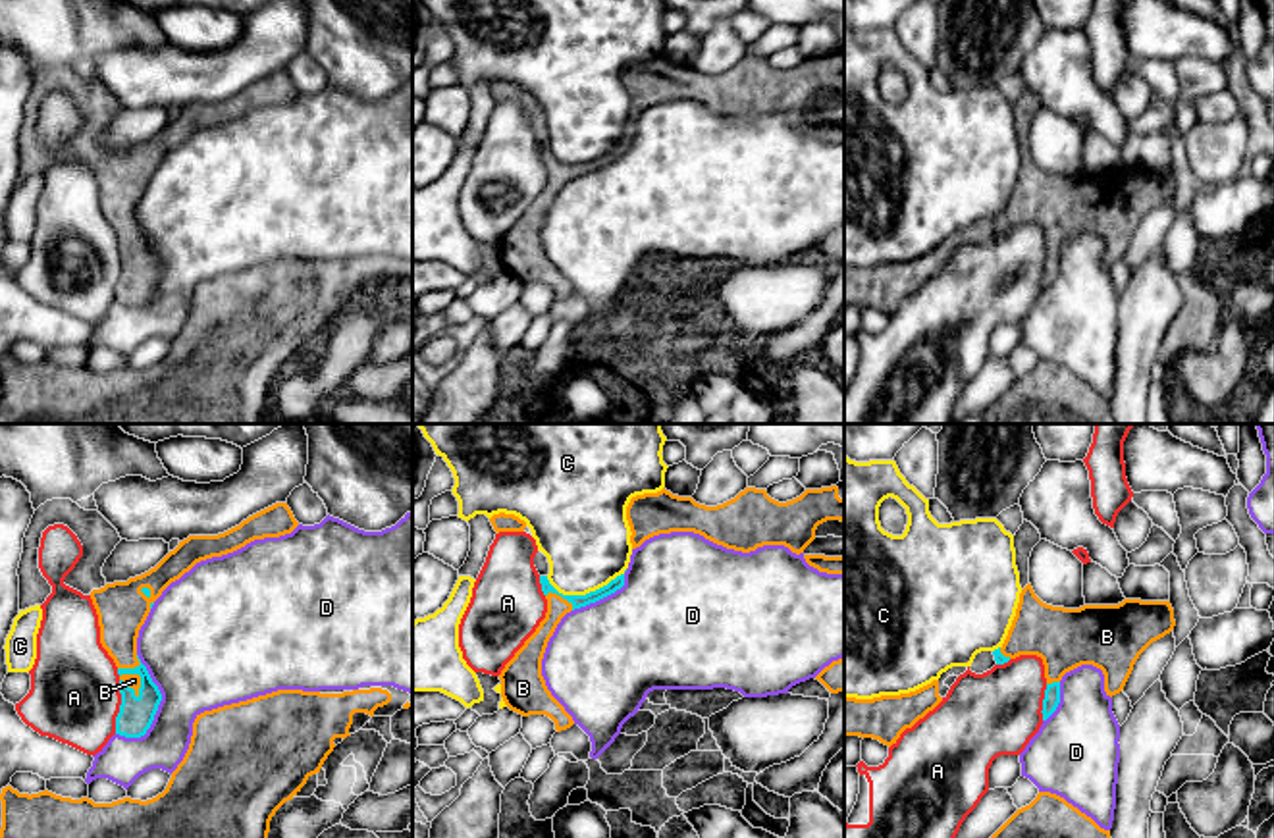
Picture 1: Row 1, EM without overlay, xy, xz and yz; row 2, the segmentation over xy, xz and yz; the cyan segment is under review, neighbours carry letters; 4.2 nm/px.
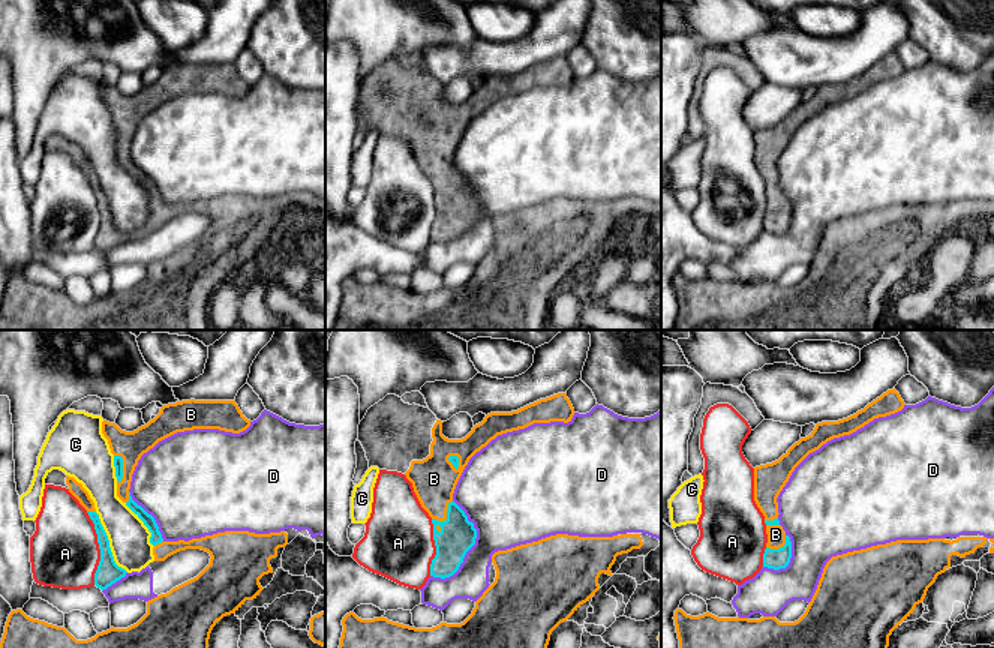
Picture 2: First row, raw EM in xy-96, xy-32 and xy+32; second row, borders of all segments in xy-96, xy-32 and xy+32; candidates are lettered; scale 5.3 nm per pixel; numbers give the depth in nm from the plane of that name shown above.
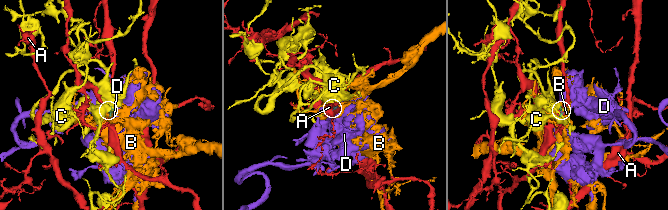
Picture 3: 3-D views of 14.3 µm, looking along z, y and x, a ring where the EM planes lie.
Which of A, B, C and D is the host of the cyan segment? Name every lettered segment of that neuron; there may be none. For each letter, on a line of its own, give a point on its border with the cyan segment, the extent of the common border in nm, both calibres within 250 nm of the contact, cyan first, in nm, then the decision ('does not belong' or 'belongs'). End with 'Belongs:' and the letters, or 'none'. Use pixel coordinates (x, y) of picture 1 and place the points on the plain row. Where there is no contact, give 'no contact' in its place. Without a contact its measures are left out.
A: xy (120, 276) | 220 nm | 150/380 nm | does not belong
B: xy (128, 255) | 130 nm | 150/60 nm | belongs
C: xz (586, 162) | 340 nm | 50/380 nm | does not belong
D: xy (159, 272) | 360 nm | 150/420 nm | does not belong
Belongs: B

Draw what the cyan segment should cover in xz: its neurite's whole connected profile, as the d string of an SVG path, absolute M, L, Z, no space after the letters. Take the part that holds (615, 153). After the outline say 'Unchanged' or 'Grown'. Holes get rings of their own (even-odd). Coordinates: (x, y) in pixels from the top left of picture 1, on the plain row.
M624 143L586 164L563 164L549 152L547 144L540 144L540 152L547 168L545 187L501 239L501 266L511 279L522 285L549 285L555 291L555 299L561 301L571 297L574 289L551 264L542 245L542 227L547 210L567 181L596 171L621 158L624 154Z. Grown

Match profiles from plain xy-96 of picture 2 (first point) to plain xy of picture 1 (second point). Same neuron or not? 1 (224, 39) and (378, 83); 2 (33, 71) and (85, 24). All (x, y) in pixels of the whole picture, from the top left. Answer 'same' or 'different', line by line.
1: different
2: same

